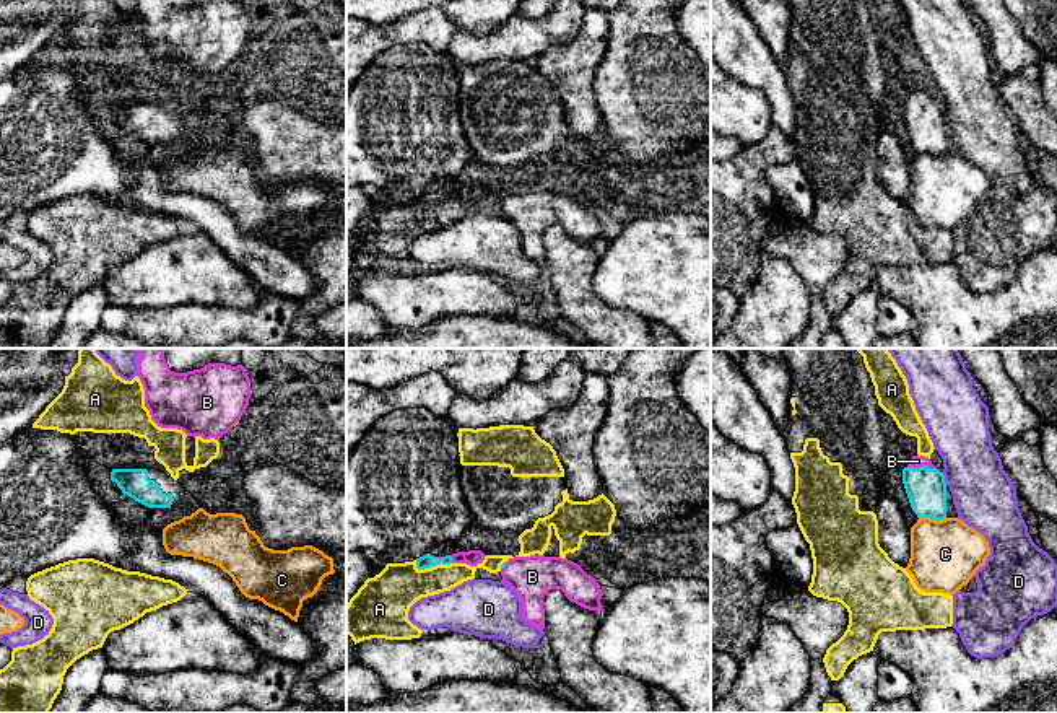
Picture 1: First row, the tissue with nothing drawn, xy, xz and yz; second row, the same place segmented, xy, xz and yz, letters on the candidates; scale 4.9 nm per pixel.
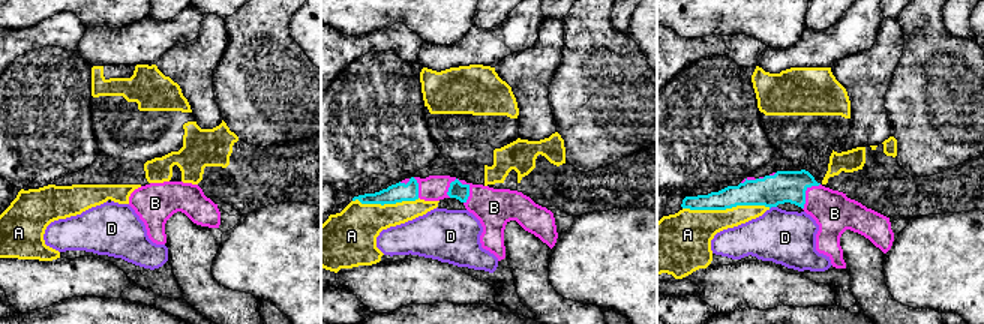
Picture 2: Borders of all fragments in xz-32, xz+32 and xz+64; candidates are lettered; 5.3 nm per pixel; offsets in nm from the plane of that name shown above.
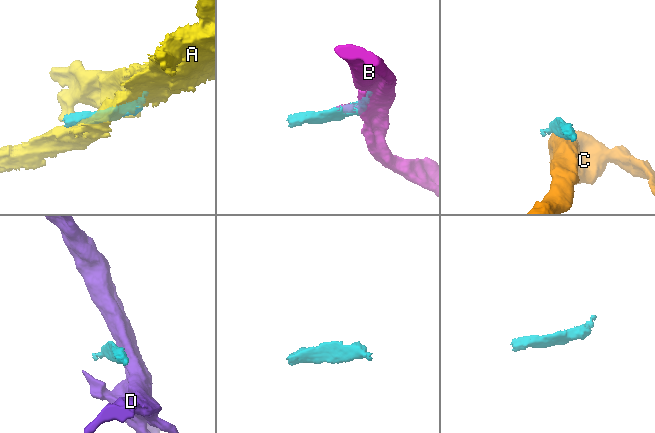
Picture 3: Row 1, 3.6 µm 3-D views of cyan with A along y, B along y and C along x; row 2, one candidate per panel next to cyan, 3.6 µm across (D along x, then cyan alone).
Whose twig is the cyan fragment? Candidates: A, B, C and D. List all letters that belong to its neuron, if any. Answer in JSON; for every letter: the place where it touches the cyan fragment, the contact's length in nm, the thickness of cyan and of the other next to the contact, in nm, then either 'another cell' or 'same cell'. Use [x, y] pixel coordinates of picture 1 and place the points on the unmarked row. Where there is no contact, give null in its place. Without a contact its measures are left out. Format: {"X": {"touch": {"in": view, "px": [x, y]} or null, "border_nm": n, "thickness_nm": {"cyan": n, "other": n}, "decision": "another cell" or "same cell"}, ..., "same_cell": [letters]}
{"A": {"touch": {"in": "xz", "px": [433, 201]}, "border_nm": 190, "thickness_nm": {"cyan": 70, "other": 240}, "decision": "another cell"}, "B": {"touch": {"in": "yz", "px": [922, 101]}, "border_nm": 140, "thickness_nm": {"cyan": 200, "other": 70}, "decision": "same cell"}, "C": {"touch": {"in": "yz", "px": [932, 153]}, "border_nm": 140, "thickness_nm": {"cyan": 200, "other": 340}, "decision": "another cell"}, "D": {"touch": {"in": "yz", "px": [943, 114]}, "border_nm": 70, "thickness_nm": {"cyan": 200, "other": 300}, "decision": "another cell"}, "same_cell": ["B"]}

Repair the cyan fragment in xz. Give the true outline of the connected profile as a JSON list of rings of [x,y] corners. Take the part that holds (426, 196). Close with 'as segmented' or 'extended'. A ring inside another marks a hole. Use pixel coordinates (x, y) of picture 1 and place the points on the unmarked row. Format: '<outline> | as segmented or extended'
[[[481,186],[457,187],[457,189],[446,190],[446,192],[434,192],[431,189],[426,189],[416,194],[416,203],[424,205],[424,203],[431,203],[441,199],[442,200],[467,199],[470,202],[476,202],[478,199],[485,195],[485,192],[486,190]]] | extended

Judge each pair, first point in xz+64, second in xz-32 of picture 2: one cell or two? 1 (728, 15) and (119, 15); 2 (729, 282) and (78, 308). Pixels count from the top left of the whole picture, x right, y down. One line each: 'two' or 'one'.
1: one
2: two

